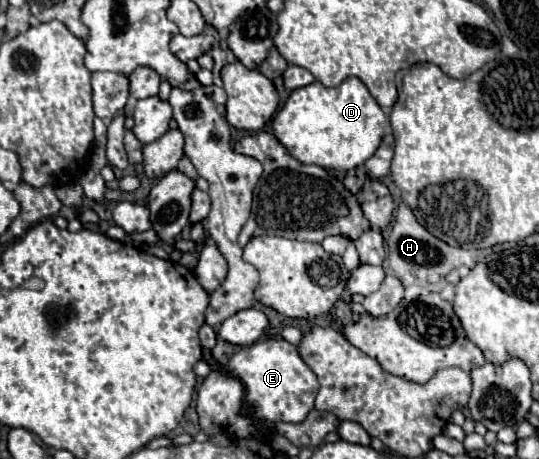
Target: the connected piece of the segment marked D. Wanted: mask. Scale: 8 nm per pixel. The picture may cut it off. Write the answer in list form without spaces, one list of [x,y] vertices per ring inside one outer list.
[[[347,78],[337,88],[325,88],[321,82],[313,82],[309,86],[293,90],[283,108],[275,114],[271,126],[275,138],[287,148],[291,156],[295,156],[295,160],[303,164],[317,164],[329,170],[351,170],[375,154],[385,132],[385,120],[387,118],[383,110],[369,94],[365,84],[359,78]]]

